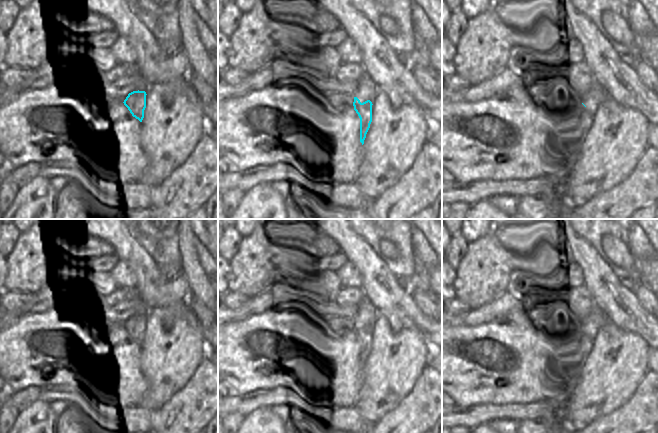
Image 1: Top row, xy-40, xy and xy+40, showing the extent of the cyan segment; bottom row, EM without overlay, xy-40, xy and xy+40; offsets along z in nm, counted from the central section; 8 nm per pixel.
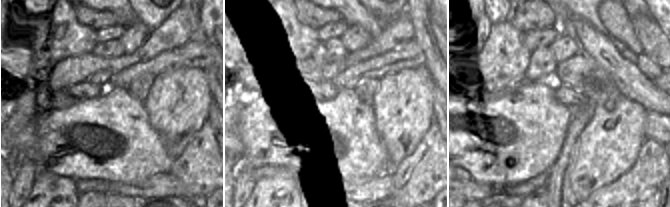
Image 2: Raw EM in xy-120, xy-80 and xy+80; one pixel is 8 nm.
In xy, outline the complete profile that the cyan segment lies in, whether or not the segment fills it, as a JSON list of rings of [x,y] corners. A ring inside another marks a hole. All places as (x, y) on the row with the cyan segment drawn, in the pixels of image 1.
[[[354,97],[353,106],[360,118],[360,142],[362,145],[372,122],[372,105],[370,100],[361,103],[357,97]]]

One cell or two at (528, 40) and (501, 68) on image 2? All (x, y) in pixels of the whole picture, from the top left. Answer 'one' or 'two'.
two

